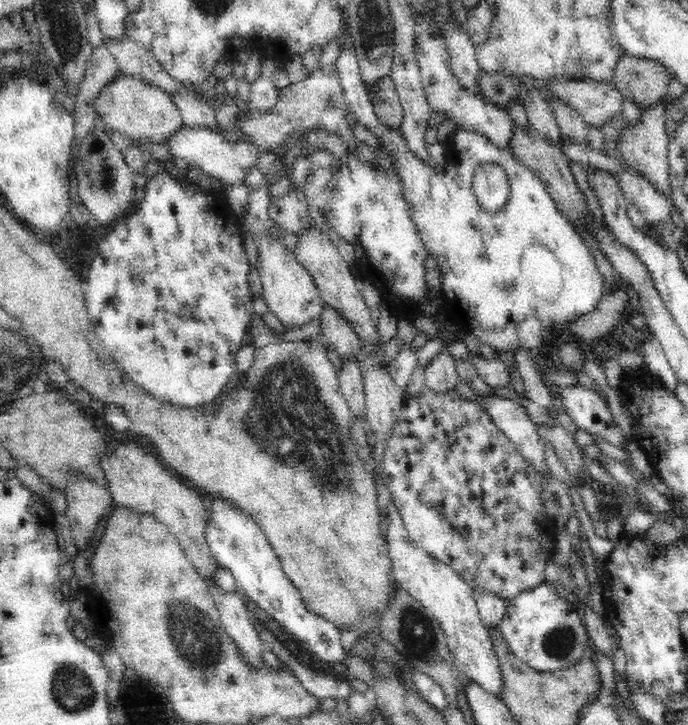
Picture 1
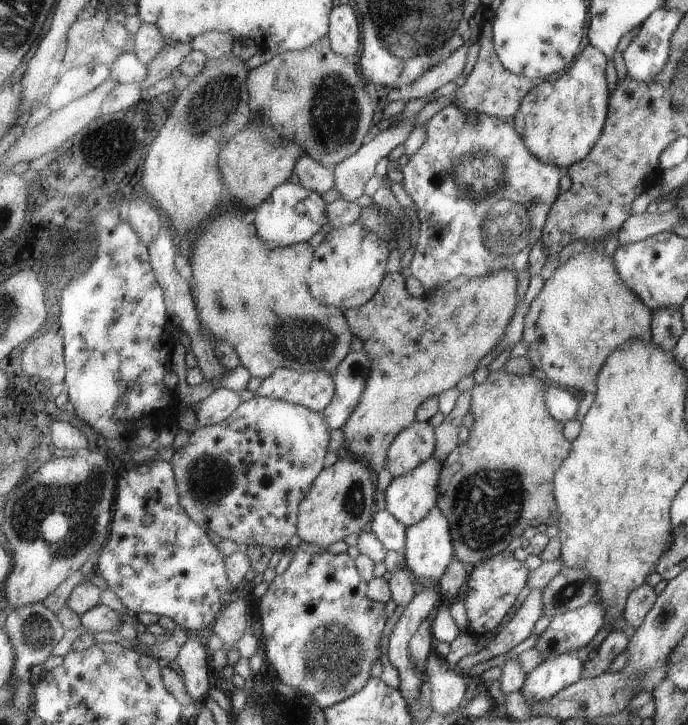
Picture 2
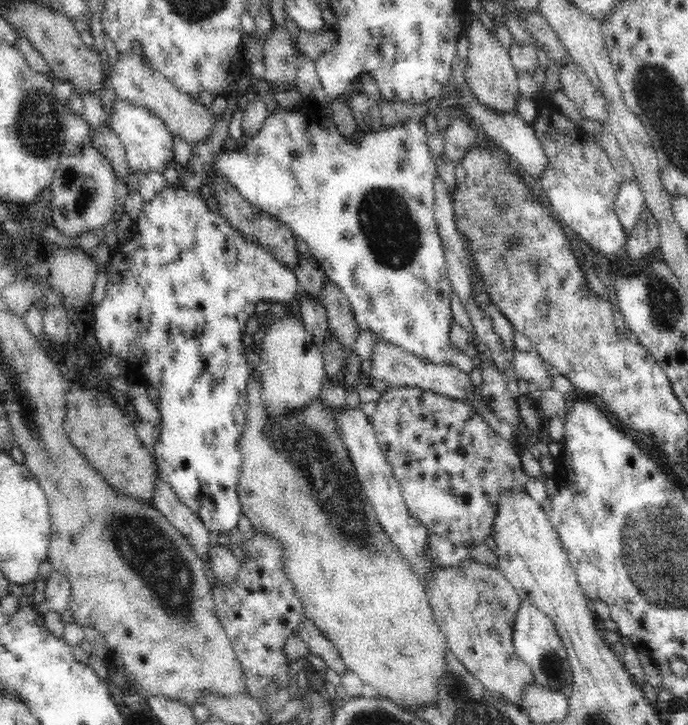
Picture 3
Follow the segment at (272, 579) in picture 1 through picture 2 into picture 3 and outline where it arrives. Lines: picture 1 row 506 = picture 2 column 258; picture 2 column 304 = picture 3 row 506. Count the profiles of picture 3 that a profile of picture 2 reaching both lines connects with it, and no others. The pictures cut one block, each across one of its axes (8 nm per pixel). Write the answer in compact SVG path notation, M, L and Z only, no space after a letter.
M182 183L176 186L165 186L156 198L149 199L144 204L134 220L131 232L133 236L124 242L116 244L111 253L107 267L106 294L102 302L94 306L94 333L102 348L102 356L118 356L128 365L138 366L140 374L148 380L159 395L159 408L162 415L162 428L160 437L155 442L154 458L159 468L159 474L172 487L173 493L196 515L196 518L214 534L214 536L230 536L240 526L242 516L242 503L237 491L237 478L243 461L241 452L237 447L238 437L243 433L248 417L247 382L250 376L250 368L246 362L246 348L244 348L244 336L247 335L248 320L256 315L256 304L260 300L275 301L289 304L300 293L296 272L277 262L262 246L252 239L245 237L239 230L230 226L227 218L220 211L210 210L206 199L200 196L199 191L186 189Z

